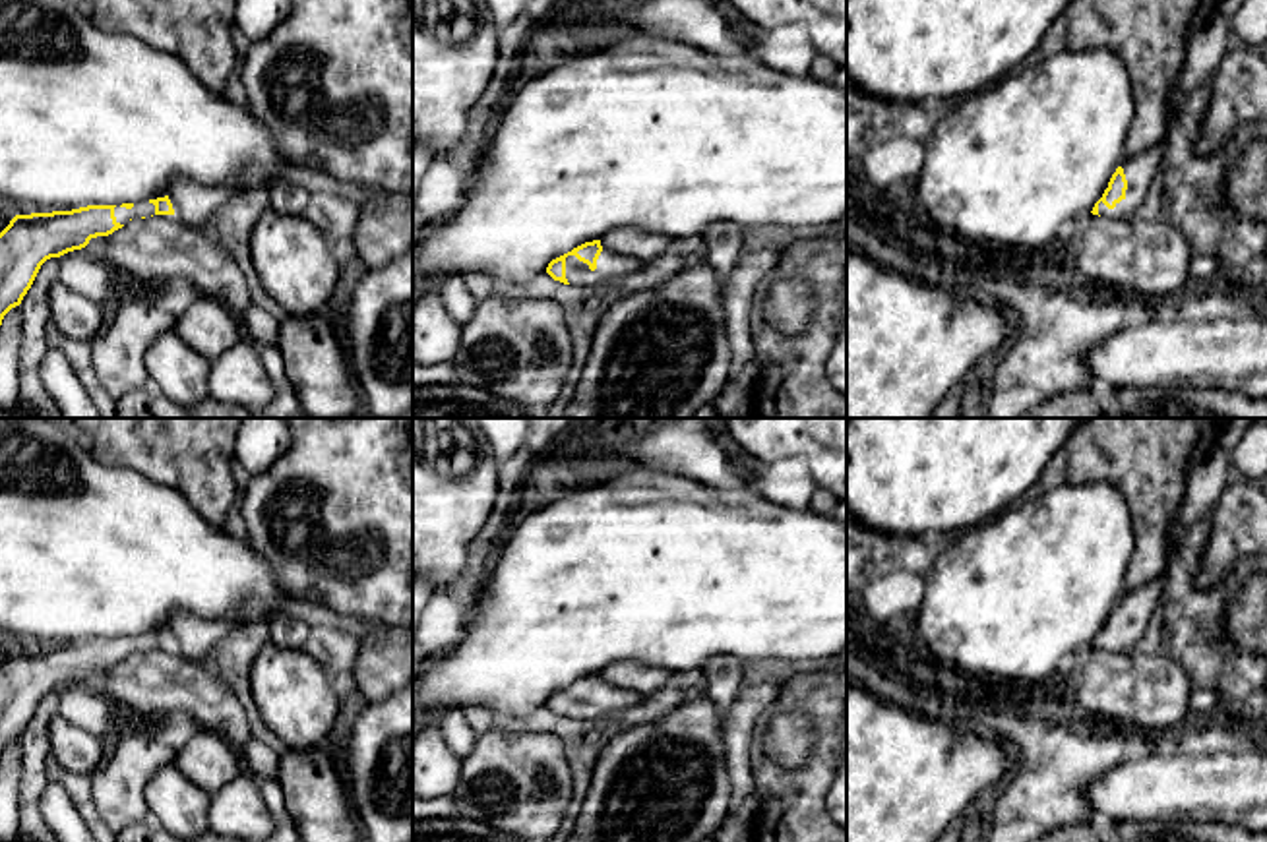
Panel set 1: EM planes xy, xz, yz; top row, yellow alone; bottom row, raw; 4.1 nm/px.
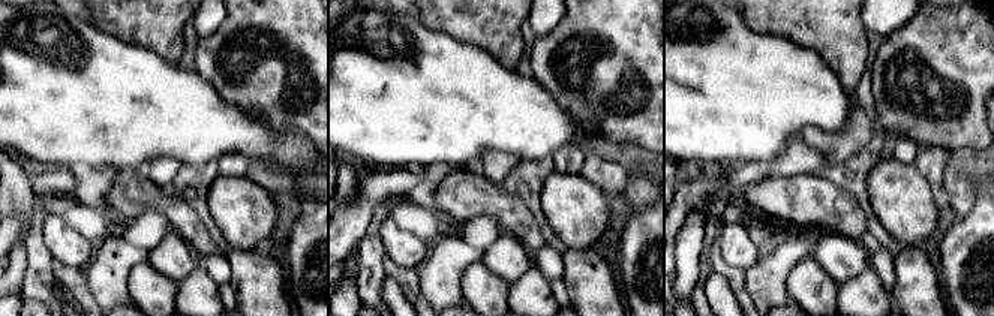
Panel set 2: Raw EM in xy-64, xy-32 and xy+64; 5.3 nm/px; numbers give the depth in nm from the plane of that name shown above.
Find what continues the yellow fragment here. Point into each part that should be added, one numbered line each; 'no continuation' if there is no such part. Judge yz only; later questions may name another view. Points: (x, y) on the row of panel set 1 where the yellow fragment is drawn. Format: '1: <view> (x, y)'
1: yz (1140, 171)

